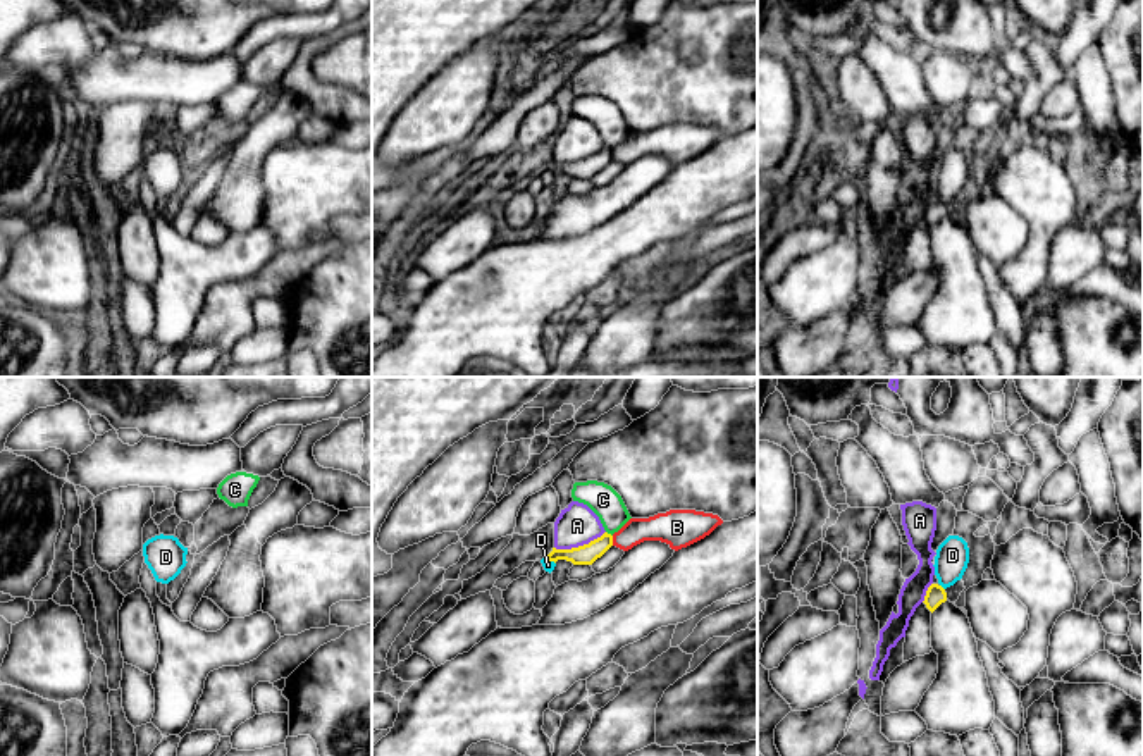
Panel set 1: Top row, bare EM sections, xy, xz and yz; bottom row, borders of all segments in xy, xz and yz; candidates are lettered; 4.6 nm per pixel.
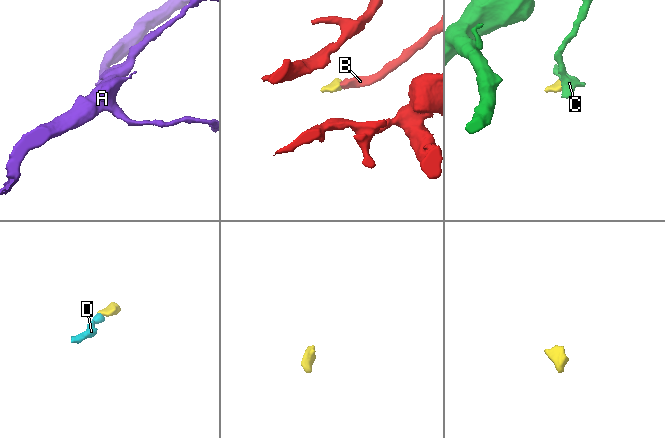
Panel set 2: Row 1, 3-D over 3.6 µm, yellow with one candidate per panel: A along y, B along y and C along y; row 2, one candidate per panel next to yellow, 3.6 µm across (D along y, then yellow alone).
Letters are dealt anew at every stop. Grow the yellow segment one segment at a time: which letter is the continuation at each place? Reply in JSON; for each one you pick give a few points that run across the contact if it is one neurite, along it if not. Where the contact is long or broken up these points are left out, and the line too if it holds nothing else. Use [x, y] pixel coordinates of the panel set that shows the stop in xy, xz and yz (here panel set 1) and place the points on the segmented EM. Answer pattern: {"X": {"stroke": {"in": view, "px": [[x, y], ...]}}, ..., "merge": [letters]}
{"D": {"stroke": {"in": "yz", "px": [[935, 594], [942, 588], [952, 555]]}}, "merge": ["D"]}

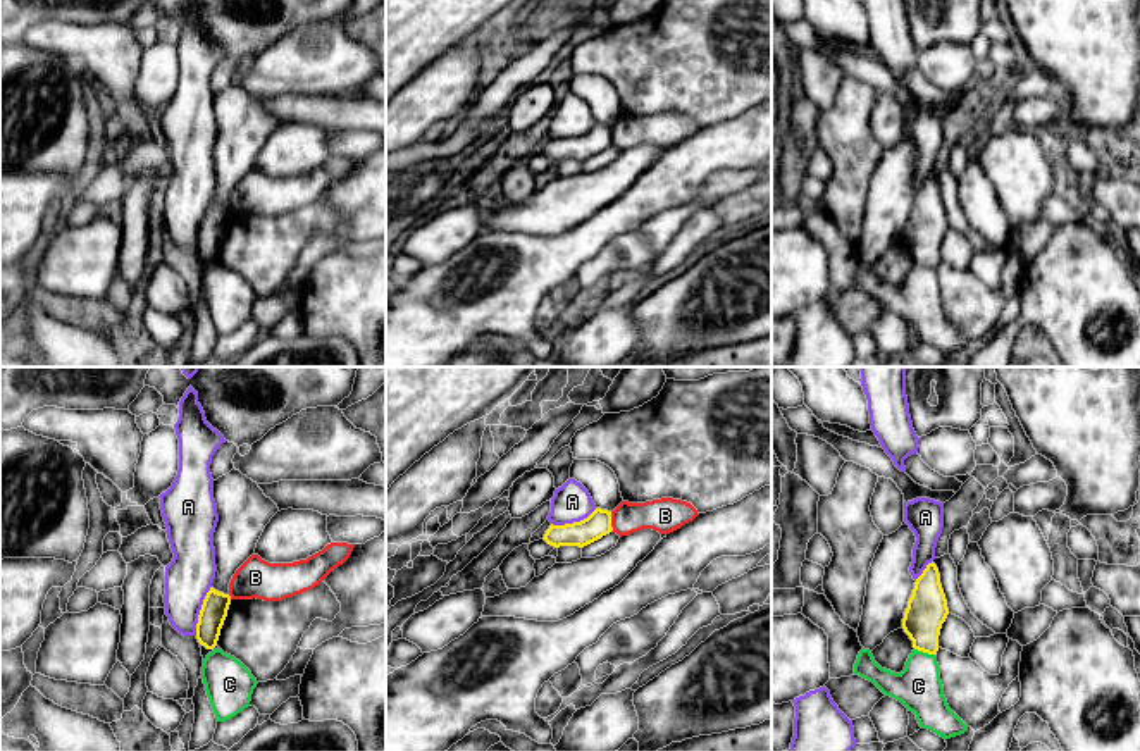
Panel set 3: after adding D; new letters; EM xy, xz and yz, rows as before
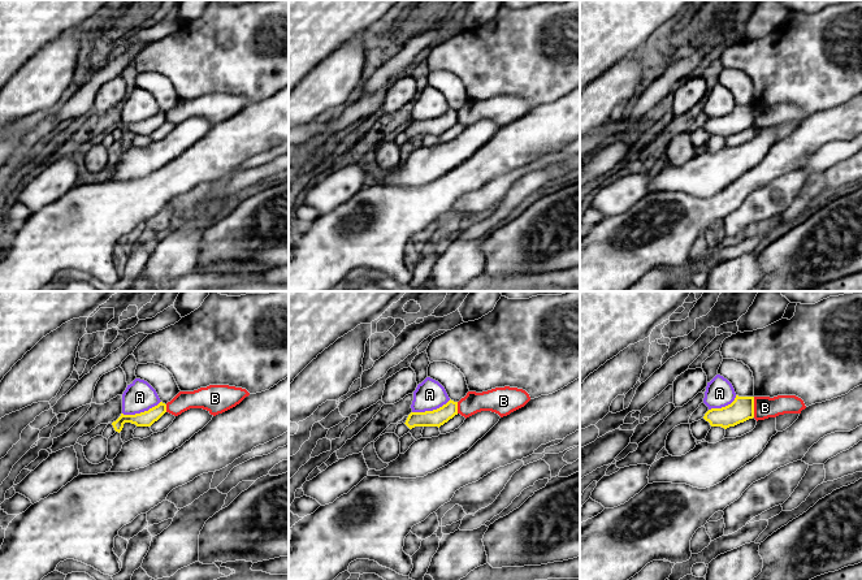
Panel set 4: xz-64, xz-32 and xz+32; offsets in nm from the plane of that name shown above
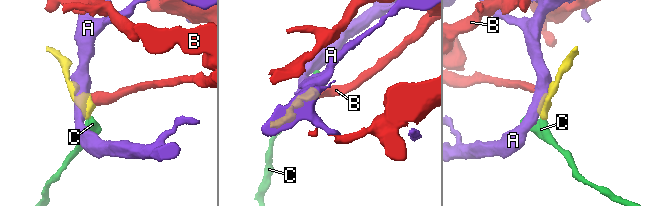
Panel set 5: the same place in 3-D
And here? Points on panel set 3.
{"merge": []}

